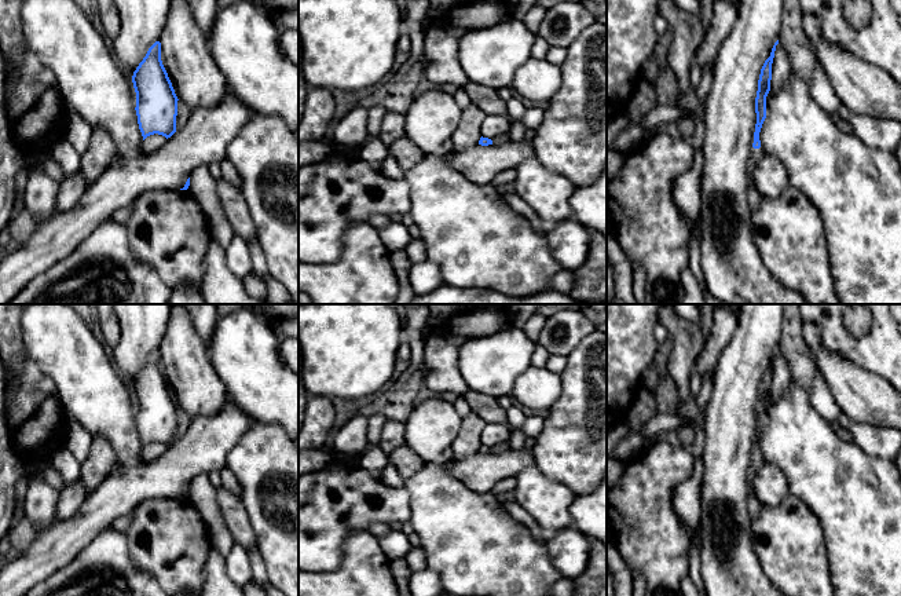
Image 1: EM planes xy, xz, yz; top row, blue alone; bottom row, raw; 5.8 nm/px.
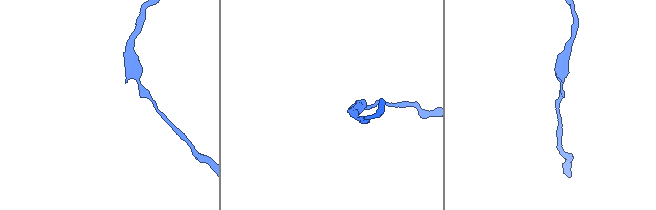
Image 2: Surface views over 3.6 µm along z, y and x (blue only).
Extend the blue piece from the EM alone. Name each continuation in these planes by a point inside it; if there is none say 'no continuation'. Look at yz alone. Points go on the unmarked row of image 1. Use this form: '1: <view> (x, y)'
1: yz (754, 507)

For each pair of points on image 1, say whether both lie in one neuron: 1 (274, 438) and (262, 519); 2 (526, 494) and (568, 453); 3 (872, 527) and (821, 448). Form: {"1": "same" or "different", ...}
{"1": "same", "2": "different", "3": "same"}

